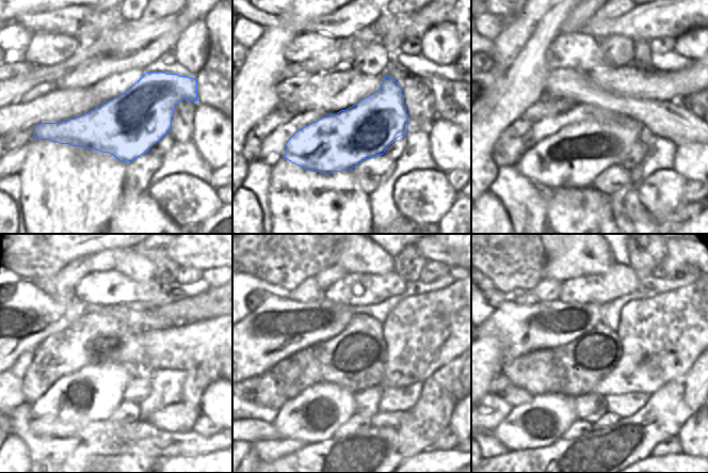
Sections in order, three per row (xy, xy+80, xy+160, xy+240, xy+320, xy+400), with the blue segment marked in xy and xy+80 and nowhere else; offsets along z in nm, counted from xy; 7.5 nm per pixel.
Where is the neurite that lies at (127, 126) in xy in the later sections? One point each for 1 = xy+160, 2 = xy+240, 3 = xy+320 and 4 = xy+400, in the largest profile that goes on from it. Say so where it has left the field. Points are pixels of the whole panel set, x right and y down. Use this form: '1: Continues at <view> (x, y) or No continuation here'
1: Continues at xy+160 (574, 156)
2: Continues at xy+240 (93, 394)
3: Continues at xy+320 (315, 414)
4: Continues at xy+400 (544, 421).

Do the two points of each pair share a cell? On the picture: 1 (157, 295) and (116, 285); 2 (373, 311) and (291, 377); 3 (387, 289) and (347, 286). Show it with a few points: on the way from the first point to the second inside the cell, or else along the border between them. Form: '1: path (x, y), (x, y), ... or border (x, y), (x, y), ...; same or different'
1: path (147, 295), (126, 293); same
2: border (380, 324), (366, 315), (356, 315), (344, 328); different
3: path (377, 289), (367, 289), (365, 292), (356, 289); same

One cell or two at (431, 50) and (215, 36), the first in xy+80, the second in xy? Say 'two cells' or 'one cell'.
two cells

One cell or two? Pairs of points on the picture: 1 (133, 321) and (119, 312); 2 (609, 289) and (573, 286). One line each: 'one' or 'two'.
1: one
2: one

